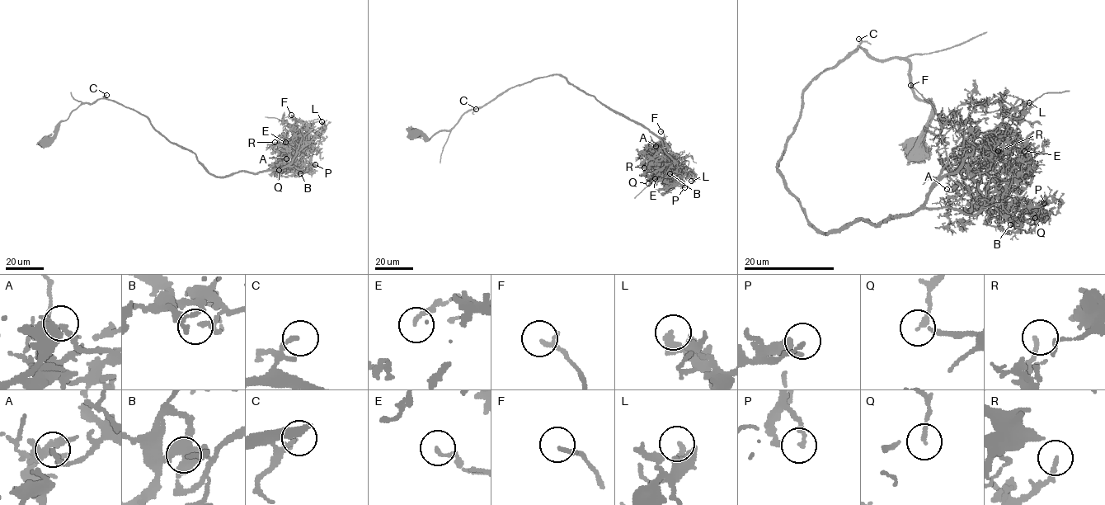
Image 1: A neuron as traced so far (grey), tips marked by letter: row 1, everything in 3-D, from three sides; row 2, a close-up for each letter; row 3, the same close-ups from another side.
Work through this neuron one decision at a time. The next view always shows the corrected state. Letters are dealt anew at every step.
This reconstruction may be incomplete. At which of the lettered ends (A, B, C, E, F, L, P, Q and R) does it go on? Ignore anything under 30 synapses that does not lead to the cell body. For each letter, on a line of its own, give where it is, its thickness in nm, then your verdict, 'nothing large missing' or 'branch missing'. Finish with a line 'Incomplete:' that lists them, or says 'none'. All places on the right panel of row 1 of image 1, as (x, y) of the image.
A: at (947, 189); 200 nm thick; nothing large missing
B: at (1010, 224); 200 nm thick; nothing large missing
C: at (858, 39); 130 nm thick; nothing large missing
E: at (1024, 151); 180 nm thick; nothing large missing
F: at (910, 85); 190 nm thick; nothing large missing
L: at (1029, 102); 280 nm thick; nothing large missing
P: at (1044, 203); 180 nm thick; nothing large missing
Q: at (1035, 218); 120 nm thick; nothing large missing
R: at (998, 151); 170 nm thick; nothing large missing
Incomplete: none

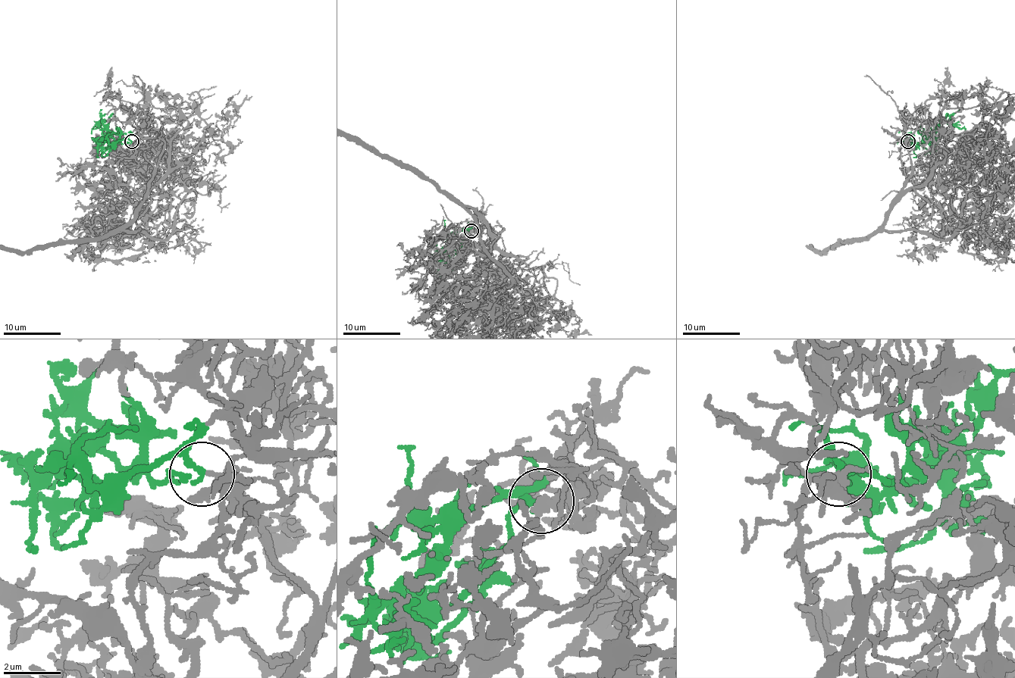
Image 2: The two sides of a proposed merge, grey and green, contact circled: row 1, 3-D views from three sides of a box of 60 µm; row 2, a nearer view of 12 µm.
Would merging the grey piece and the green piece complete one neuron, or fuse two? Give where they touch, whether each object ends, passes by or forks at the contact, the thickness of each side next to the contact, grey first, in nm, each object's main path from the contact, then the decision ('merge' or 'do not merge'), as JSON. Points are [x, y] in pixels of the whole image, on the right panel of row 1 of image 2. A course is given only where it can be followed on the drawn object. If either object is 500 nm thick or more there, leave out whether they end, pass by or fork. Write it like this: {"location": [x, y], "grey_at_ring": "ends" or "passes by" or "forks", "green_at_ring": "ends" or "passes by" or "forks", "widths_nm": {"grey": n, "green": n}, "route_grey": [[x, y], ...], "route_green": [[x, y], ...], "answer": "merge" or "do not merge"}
{"location": [908, 142], "grey_at_ring": "forks", "green_at_ring": "passes by", "widths_nm": {"grey": 200, "green": 180}, "route_green": [[907, 142], [925, 142], [941, 122], [948, 120], [963, 127], [964, 133]], "answer": "merge"}

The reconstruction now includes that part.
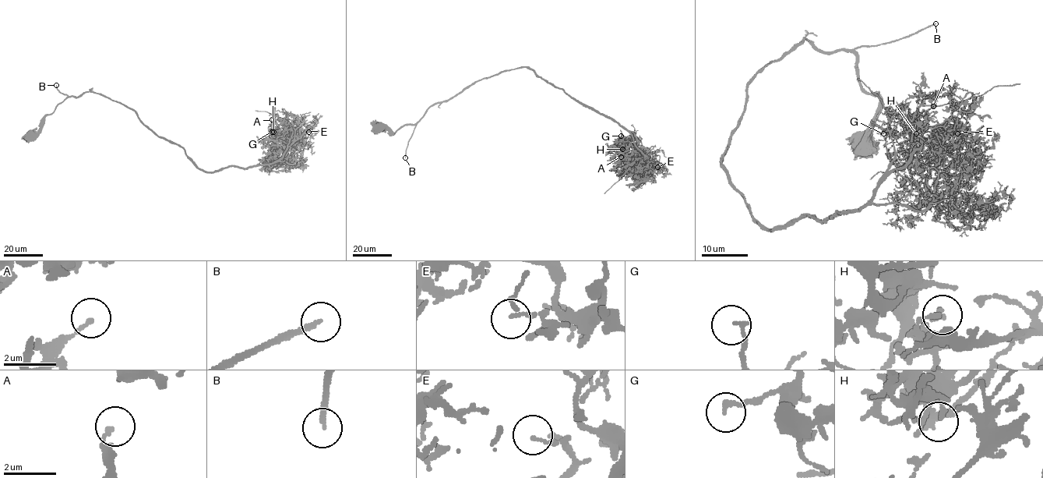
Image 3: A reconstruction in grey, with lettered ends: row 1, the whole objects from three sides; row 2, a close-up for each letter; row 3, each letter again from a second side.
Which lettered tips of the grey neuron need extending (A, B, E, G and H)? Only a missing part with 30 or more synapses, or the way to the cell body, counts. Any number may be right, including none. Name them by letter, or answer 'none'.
B, E

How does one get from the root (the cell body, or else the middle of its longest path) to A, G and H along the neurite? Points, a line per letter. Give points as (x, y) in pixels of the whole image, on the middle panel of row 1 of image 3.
A: (378, 126), (394, 133), (415, 124), (433, 104), (484, 78), (529, 67), (642, 139), (632, 136), (621, 157)
G: (378, 126), (394, 133), (415, 124), (433, 104), (484, 78), (529, 67), (642, 139), (621, 136)
H: (378, 126), (394, 133), (415, 124), (433, 104), (484, 78), (529, 67), (642, 139), (626, 139), (622, 149)

